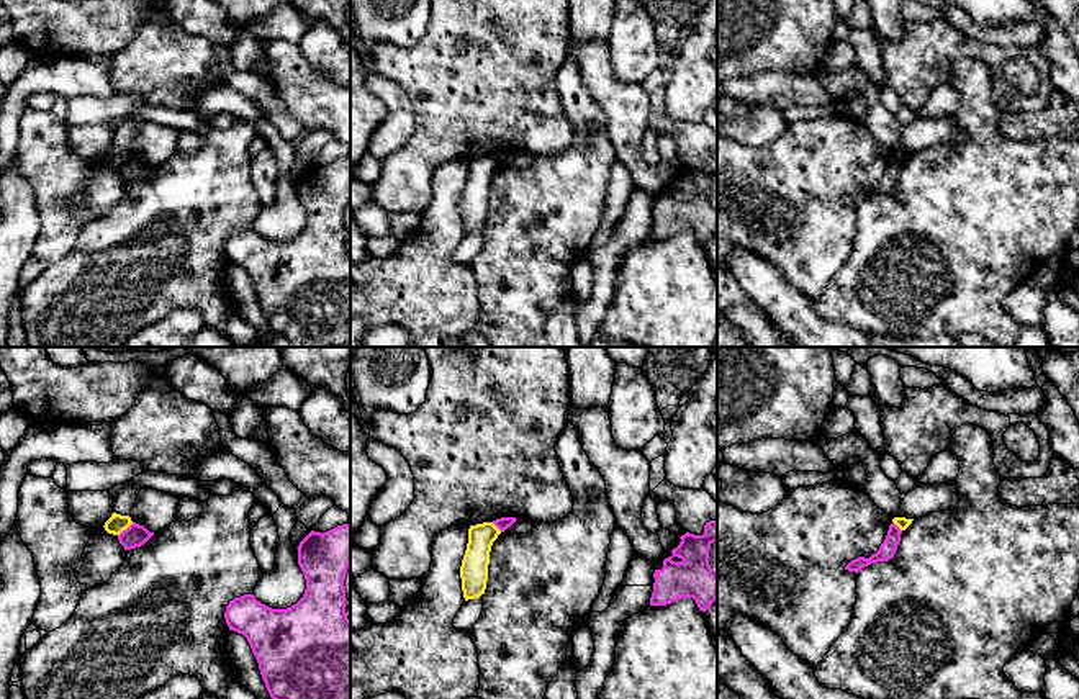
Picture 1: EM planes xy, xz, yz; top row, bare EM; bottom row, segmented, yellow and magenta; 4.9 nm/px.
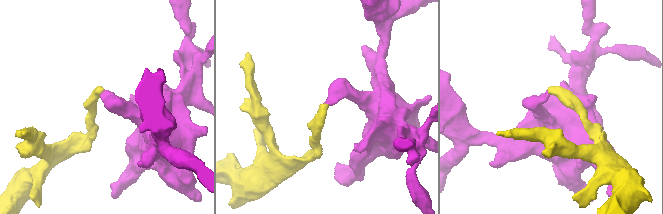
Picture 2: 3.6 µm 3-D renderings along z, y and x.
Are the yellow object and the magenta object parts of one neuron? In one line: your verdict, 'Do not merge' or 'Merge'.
Do not merge

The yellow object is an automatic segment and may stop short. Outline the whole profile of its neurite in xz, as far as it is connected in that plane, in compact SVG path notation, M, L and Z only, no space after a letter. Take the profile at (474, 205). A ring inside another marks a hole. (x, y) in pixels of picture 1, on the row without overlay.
M493 156L470 159L468 177L460 200L465 234L485 228L490 185L501 164Z

